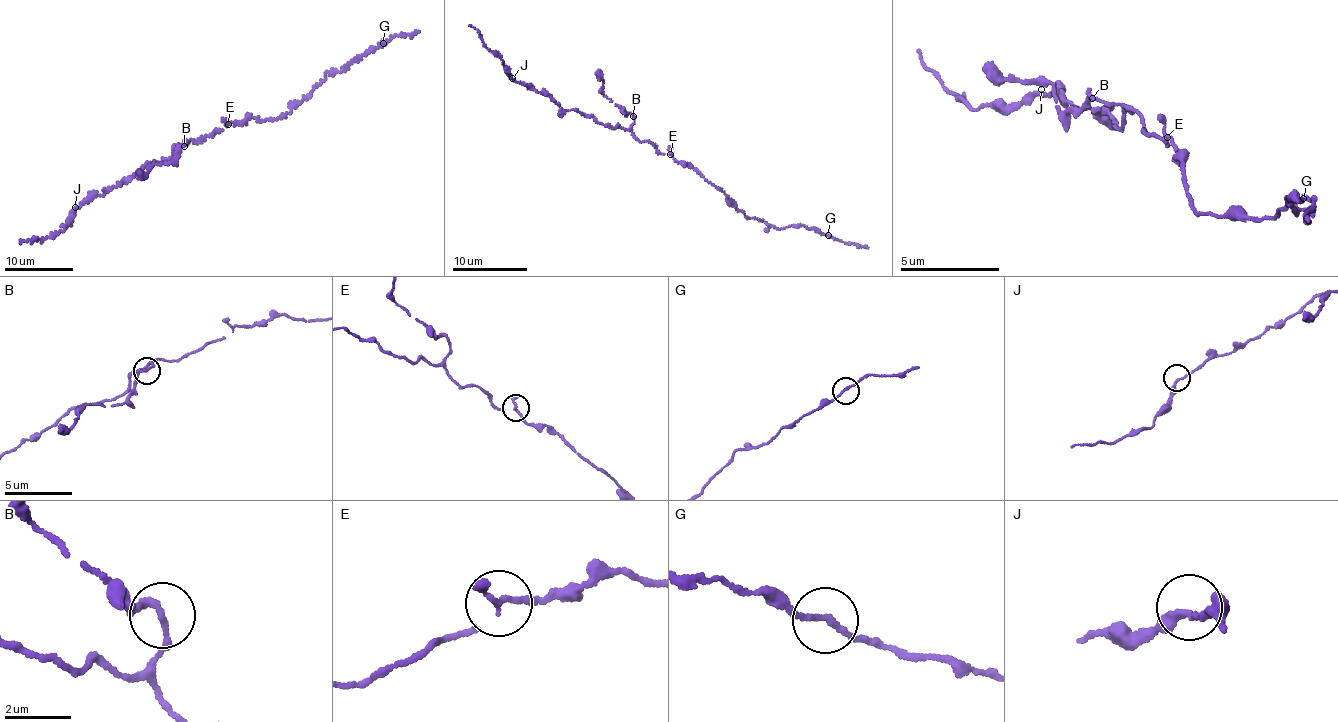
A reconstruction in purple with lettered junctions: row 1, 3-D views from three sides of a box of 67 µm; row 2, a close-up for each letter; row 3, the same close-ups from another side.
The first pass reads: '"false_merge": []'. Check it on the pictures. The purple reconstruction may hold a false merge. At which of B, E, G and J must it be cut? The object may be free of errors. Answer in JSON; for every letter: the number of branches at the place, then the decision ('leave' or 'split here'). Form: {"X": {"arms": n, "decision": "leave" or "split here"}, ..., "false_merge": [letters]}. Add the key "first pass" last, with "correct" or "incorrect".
{"B": {"arms": 2, "decision": "leave"}, "E": {"arms": 2, "decision": "leave"}, "G": {"arms": 2, "decision": "leave"}, "J": {"arms": 2, "decision": "leave"}, "false_merge": [], "first pass": "correct"}

